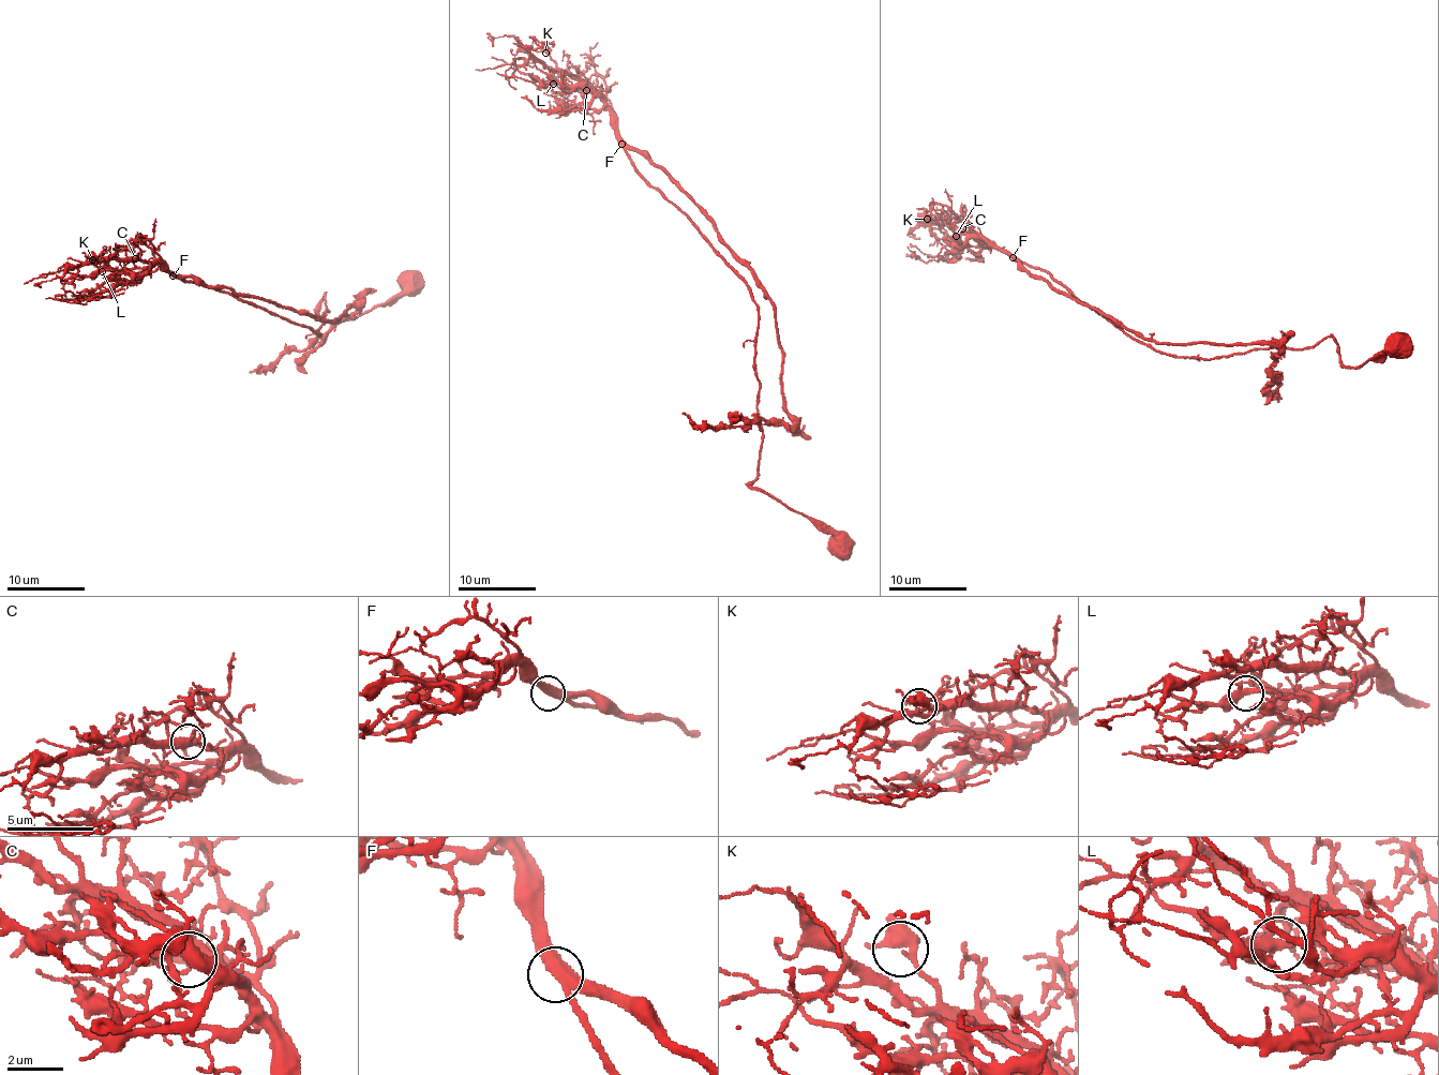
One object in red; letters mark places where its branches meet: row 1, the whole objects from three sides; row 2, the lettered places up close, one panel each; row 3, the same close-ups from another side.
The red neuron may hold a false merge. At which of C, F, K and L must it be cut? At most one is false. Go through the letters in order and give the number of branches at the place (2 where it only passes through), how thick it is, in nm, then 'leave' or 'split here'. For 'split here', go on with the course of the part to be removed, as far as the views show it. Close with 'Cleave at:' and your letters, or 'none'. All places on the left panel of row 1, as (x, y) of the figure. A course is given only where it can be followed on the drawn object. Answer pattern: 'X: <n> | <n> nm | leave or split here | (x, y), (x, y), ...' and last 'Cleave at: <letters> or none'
C: 3 | 280 nm | leave
F: 3 | 360 nm | leave
K: 3 | 360 nm | leave
L: 3 | 320 nm | leave
Cleave at: none

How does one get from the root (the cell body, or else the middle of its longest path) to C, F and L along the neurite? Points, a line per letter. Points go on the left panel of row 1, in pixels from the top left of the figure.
C: (200, 283), (184, 281), (160, 264), (149, 265), (135, 258)
F: (200, 283), (189, 282), (173, 275)
L: (200, 283), (184, 281), (160, 264), (140, 274), (113, 269), (102, 271)

